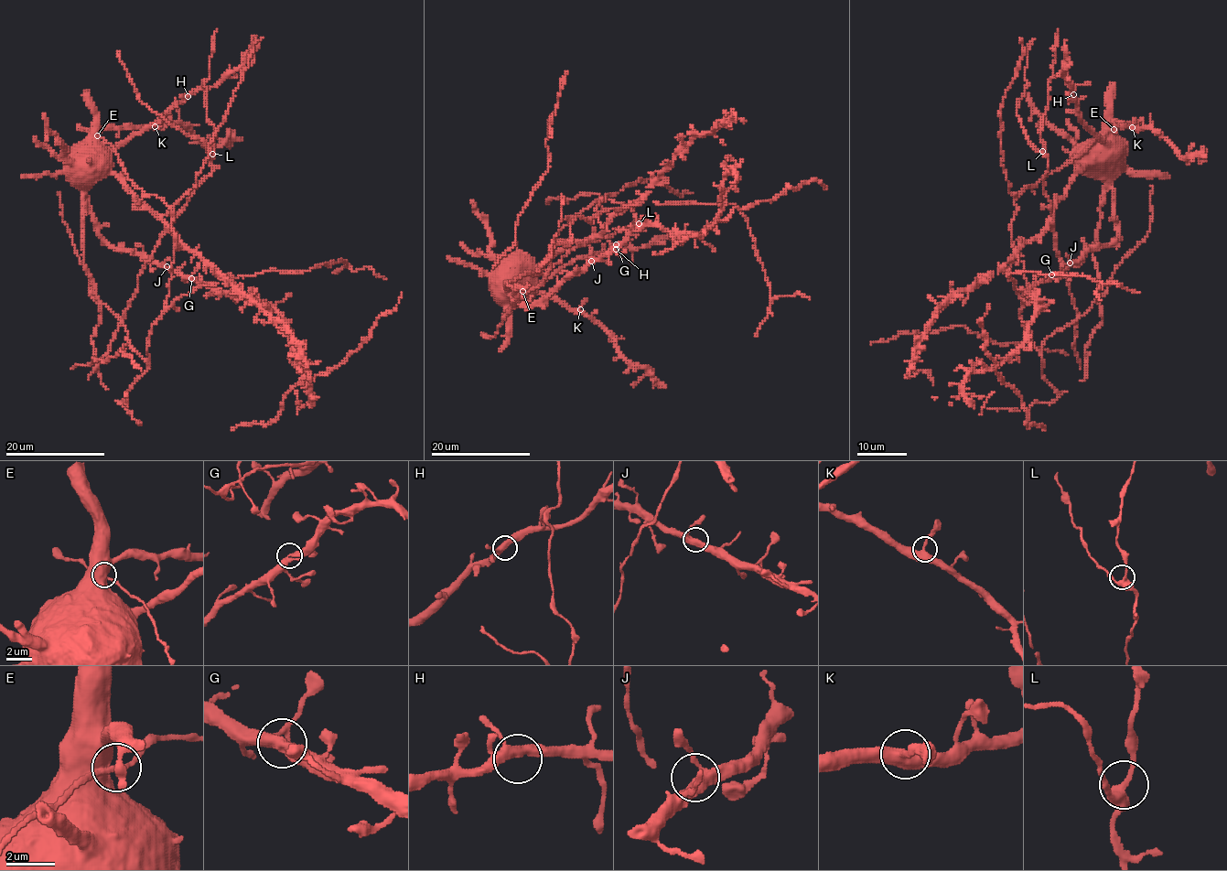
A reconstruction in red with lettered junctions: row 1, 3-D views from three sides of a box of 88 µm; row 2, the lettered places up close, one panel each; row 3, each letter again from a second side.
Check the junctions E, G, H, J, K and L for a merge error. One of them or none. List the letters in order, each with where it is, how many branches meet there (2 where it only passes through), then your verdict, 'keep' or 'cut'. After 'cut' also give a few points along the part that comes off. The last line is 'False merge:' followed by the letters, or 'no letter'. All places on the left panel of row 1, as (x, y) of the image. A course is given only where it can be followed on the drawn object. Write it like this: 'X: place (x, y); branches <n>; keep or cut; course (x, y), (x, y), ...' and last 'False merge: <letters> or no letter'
E: place (97, 135); branches 3; keep
G: place (191, 278); branches 3; keep
H: place (188, 96); branches 3; keep
J: place (166, 266); branches 3; keep
K: place (155, 126); branches 3; keep
L: place (212, 154); branches 3; keep
False merge: no letter

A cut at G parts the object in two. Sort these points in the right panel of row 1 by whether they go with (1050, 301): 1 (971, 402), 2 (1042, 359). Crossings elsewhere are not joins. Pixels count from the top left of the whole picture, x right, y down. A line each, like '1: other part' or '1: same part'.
1: same part
2: other part

